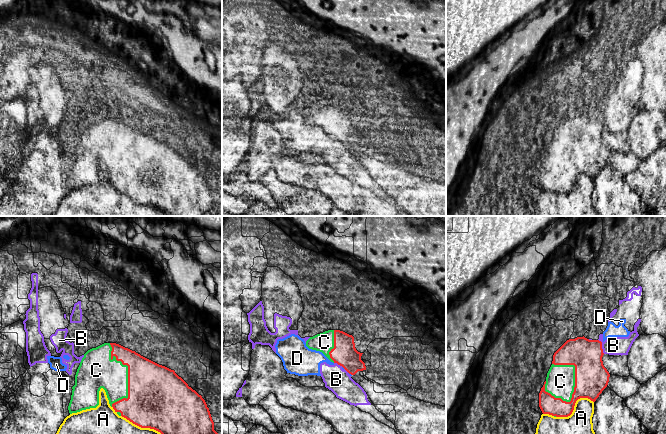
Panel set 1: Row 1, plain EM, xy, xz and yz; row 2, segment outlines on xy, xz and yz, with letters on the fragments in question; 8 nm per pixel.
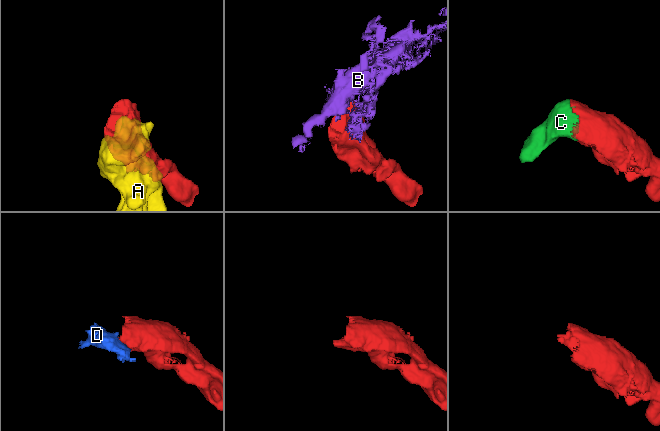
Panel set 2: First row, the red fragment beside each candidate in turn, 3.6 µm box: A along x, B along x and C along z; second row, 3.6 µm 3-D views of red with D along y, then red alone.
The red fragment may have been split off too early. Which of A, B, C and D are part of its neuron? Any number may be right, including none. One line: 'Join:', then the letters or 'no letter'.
Join: C

